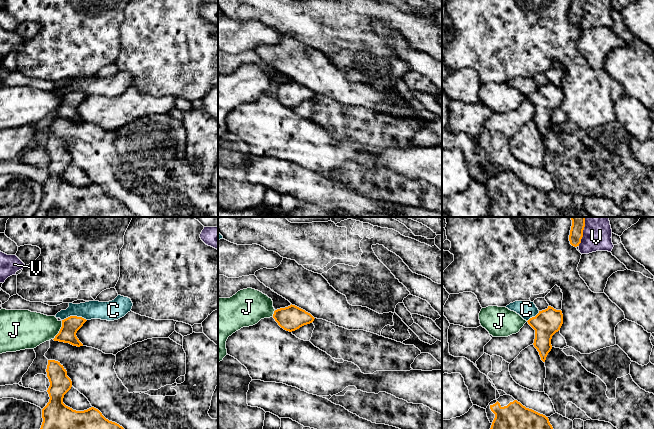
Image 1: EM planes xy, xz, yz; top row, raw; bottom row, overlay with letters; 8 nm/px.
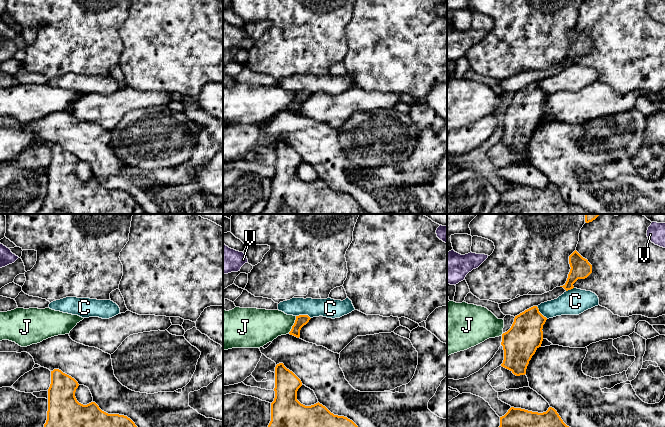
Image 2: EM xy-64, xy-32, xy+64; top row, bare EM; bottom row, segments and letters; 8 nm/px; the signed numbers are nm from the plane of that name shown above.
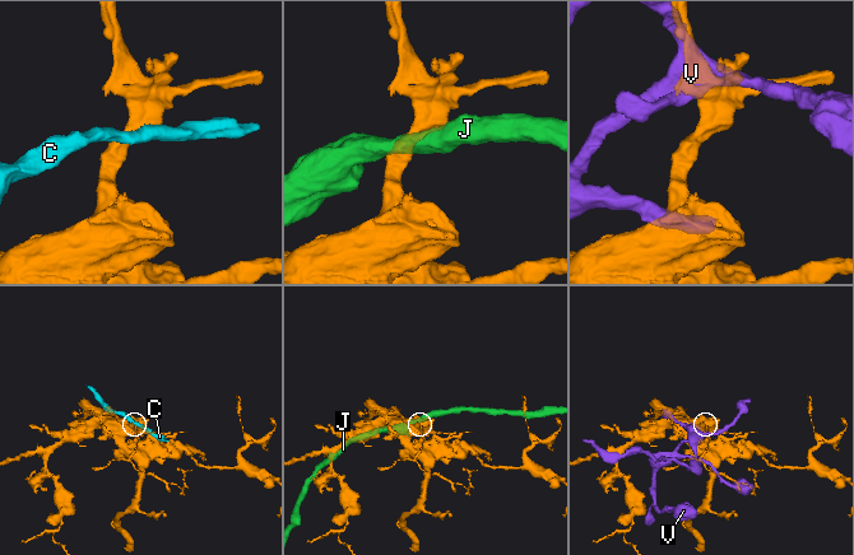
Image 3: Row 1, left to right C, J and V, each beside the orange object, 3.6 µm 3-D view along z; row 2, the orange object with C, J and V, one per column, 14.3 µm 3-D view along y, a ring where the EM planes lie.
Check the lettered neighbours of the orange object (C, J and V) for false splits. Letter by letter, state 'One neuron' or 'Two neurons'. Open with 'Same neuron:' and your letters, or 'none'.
Same neuron: none
C: Two neurons
J: Two neurons
V: Two neurons

